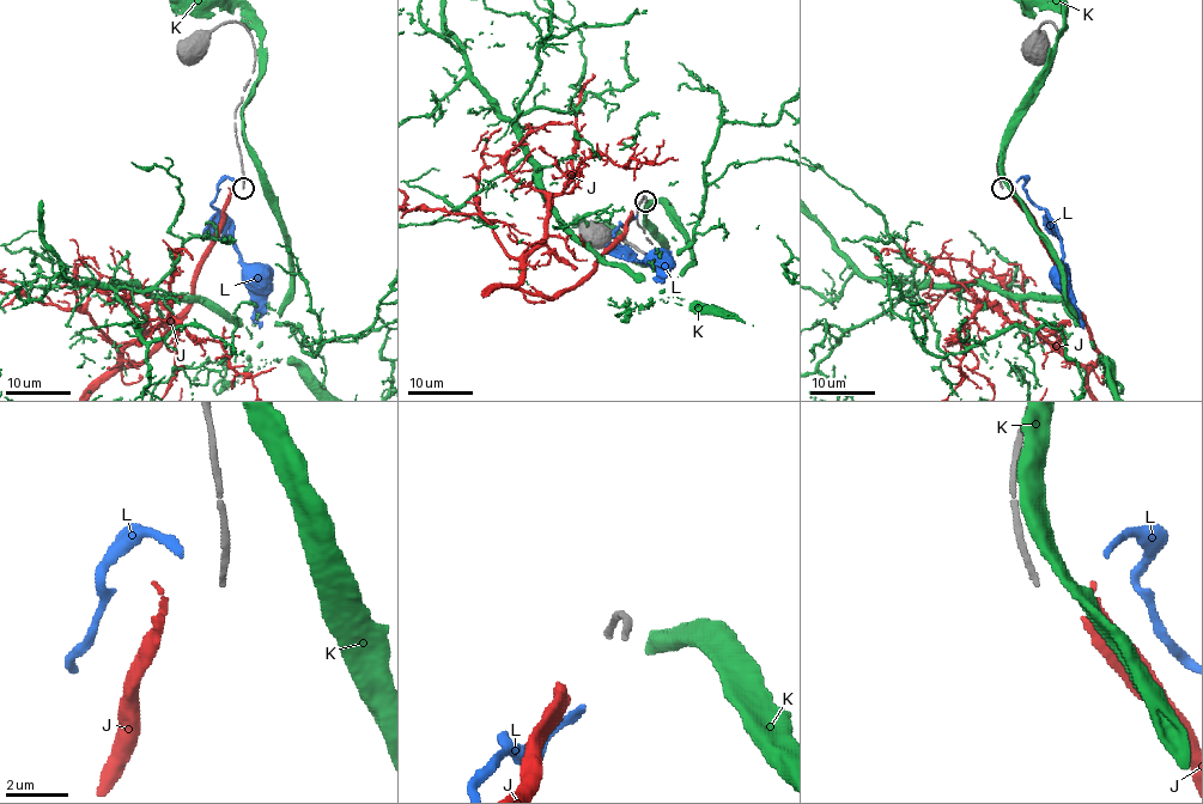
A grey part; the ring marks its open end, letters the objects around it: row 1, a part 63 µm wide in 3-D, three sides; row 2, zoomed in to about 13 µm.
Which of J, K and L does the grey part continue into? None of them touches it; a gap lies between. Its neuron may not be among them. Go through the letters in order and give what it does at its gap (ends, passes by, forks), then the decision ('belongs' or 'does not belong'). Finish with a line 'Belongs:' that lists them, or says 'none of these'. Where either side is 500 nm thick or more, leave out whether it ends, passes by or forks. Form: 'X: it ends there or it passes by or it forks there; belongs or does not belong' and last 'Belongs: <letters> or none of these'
J: it ends there; does not belong
K: it passes by; does not belong
L: it ends there; does not belong
Belongs: none of these

